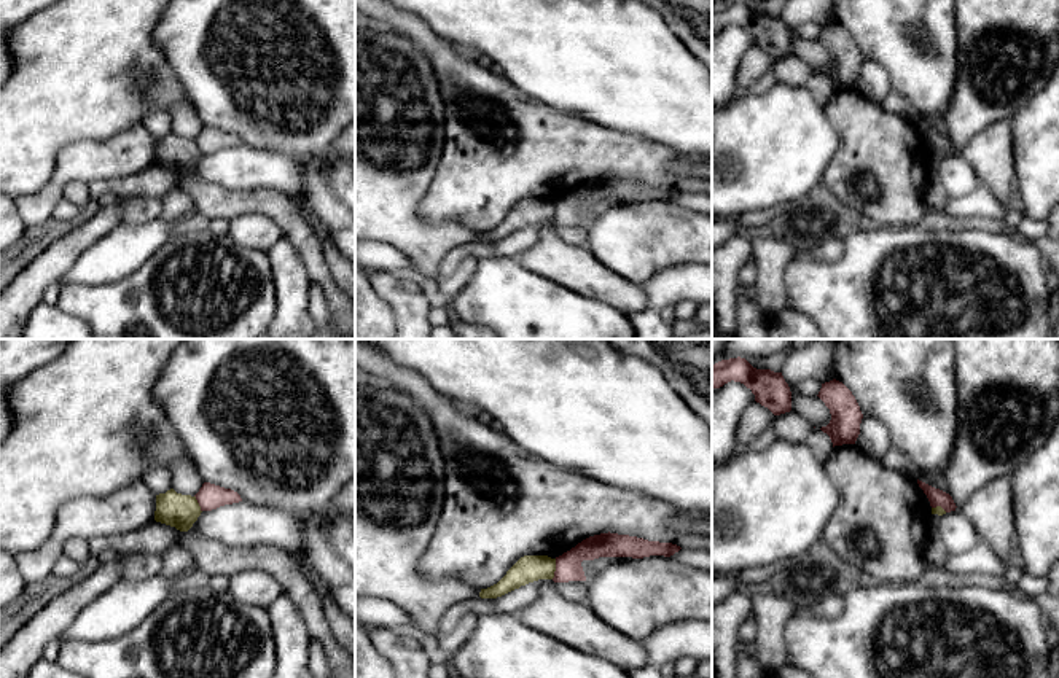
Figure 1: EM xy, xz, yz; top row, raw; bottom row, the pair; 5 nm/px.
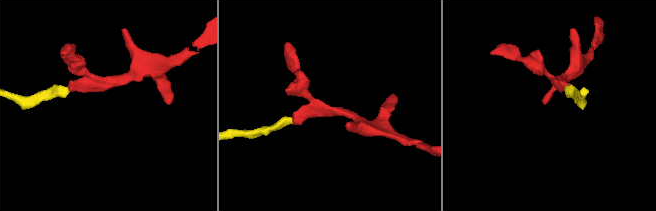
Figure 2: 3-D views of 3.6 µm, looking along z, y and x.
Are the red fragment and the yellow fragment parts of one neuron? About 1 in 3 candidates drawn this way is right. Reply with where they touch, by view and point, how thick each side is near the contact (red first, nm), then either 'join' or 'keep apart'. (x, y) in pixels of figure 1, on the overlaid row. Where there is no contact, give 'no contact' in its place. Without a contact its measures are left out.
meets red in xz at (556, 568); 130 nm thick on the red side, 140 nm on the other; keep apart

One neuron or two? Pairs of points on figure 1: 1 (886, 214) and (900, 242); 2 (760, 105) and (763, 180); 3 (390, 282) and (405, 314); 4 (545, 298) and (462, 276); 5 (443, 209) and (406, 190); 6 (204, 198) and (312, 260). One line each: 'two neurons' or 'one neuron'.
1: two neurons
2: one neuron
3: one neuron
4: two neurons
5: two neurons
6: one neuron

